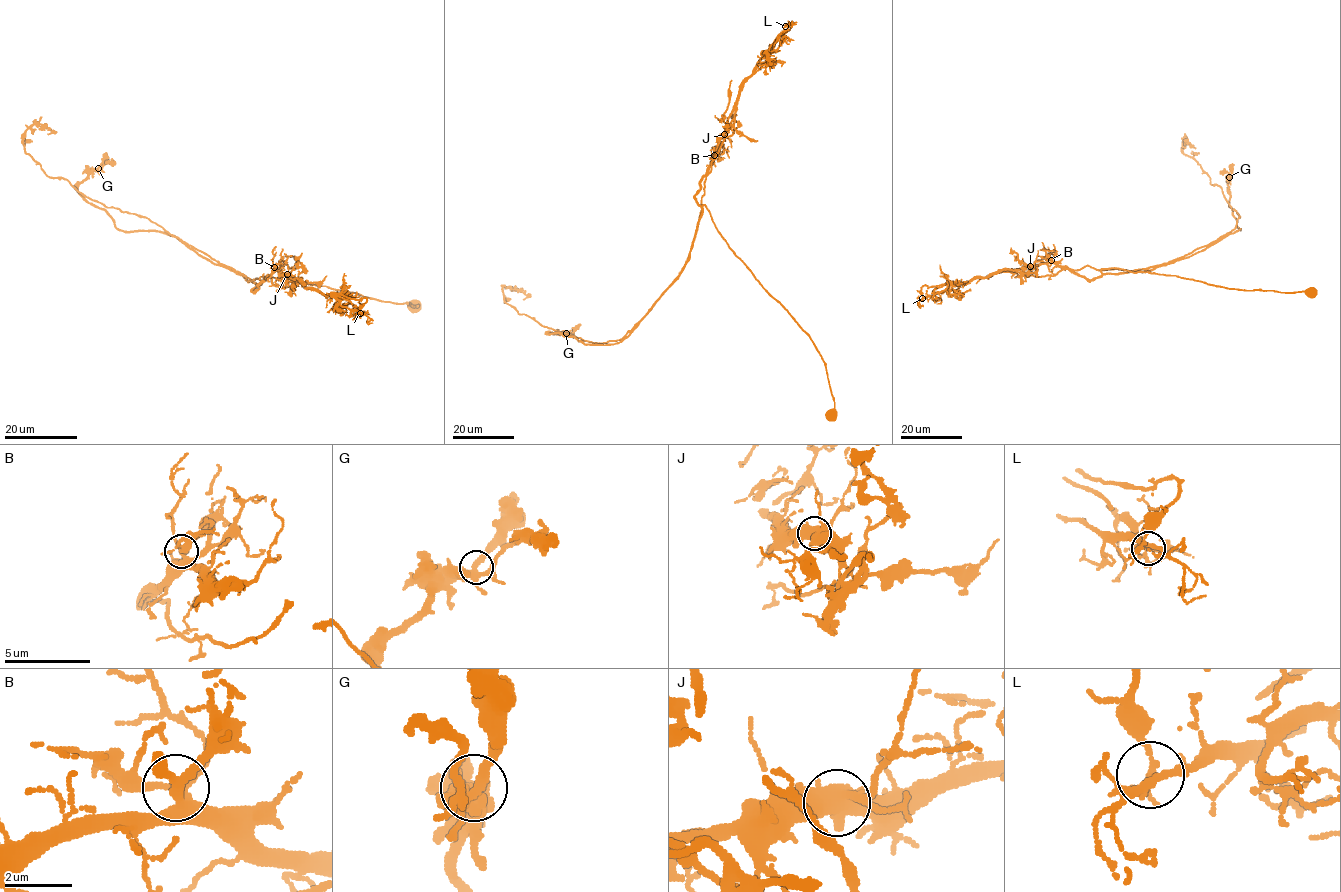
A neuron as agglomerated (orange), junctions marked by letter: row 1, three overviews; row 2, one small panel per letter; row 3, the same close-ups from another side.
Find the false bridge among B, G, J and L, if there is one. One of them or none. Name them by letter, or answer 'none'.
L

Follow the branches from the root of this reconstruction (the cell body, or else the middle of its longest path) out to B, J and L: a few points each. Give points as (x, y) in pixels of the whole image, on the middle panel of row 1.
B: (831, 413), (834, 397), (825, 363), (815, 344), (736, 255), (706, 205), (696, 200), (714, 155)
J: (831, 413), (834, 397), (825, 363), (815, 344), (736, 255), (706, 205), (696, 200), (717, 141), (724, 134)
L: (831, 413), (834, 397), (815, 344), (729, 247), (695, 197), (740, 85), (786, 26)

